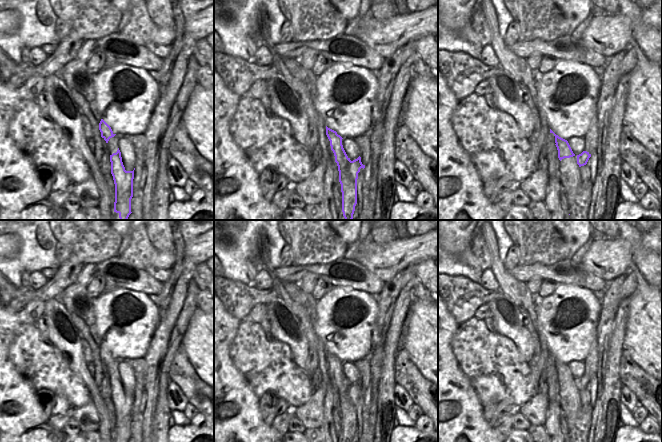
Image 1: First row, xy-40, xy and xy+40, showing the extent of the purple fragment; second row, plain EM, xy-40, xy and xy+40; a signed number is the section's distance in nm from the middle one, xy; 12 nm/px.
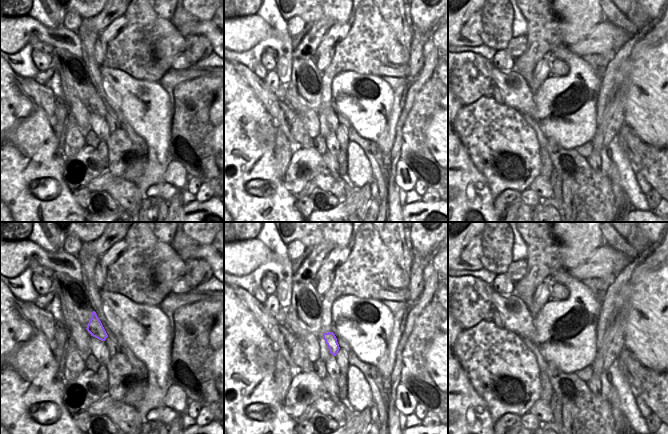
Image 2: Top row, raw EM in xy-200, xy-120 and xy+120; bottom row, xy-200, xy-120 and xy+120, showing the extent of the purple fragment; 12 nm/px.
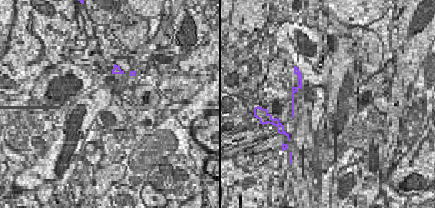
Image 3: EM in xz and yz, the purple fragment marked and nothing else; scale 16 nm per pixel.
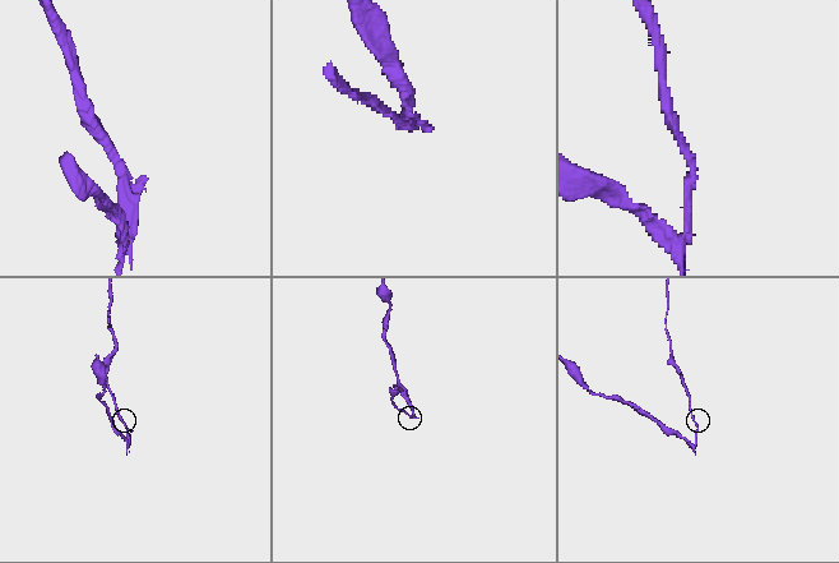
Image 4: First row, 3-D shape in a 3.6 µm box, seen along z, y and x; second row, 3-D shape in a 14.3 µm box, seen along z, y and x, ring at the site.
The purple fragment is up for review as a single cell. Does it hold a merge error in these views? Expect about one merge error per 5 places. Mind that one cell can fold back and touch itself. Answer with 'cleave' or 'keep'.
cleave

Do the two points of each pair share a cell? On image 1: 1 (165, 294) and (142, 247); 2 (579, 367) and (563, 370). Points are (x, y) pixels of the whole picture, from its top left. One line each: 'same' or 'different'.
1: different
2: different

